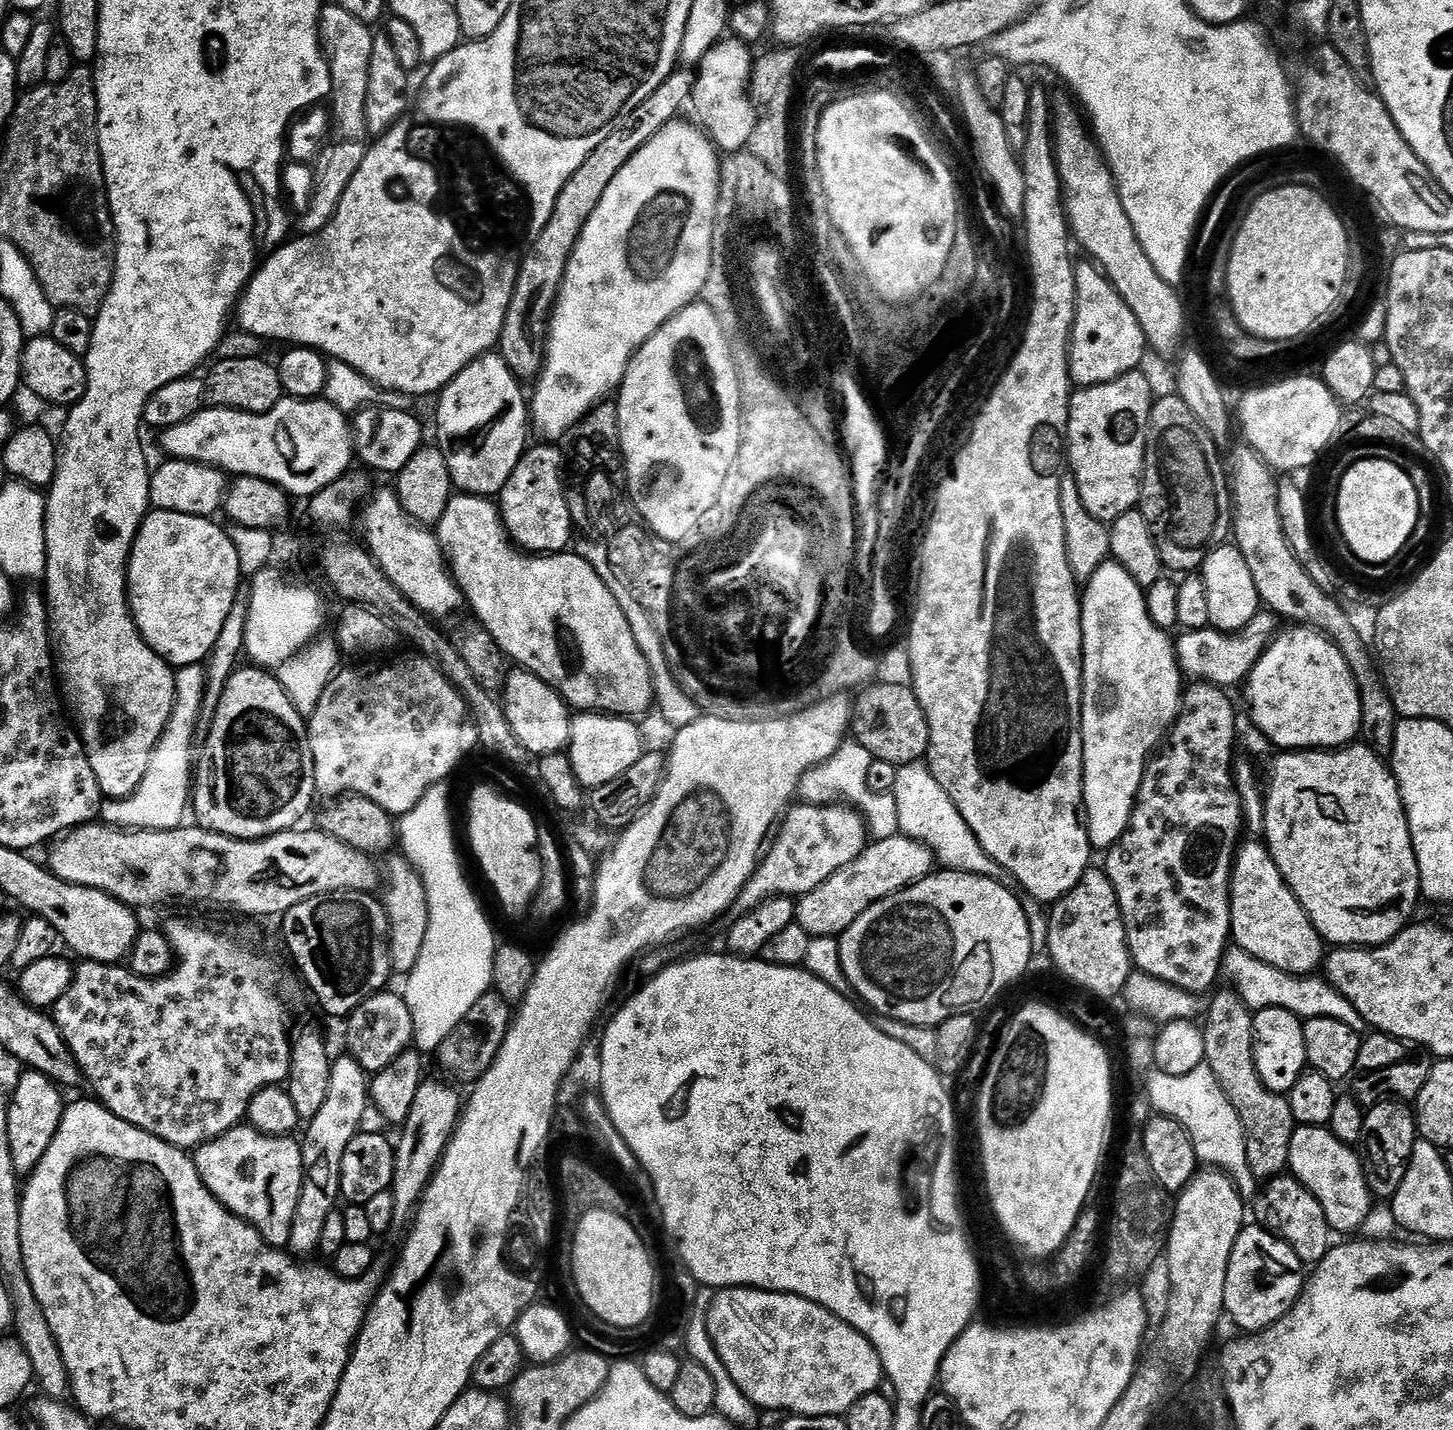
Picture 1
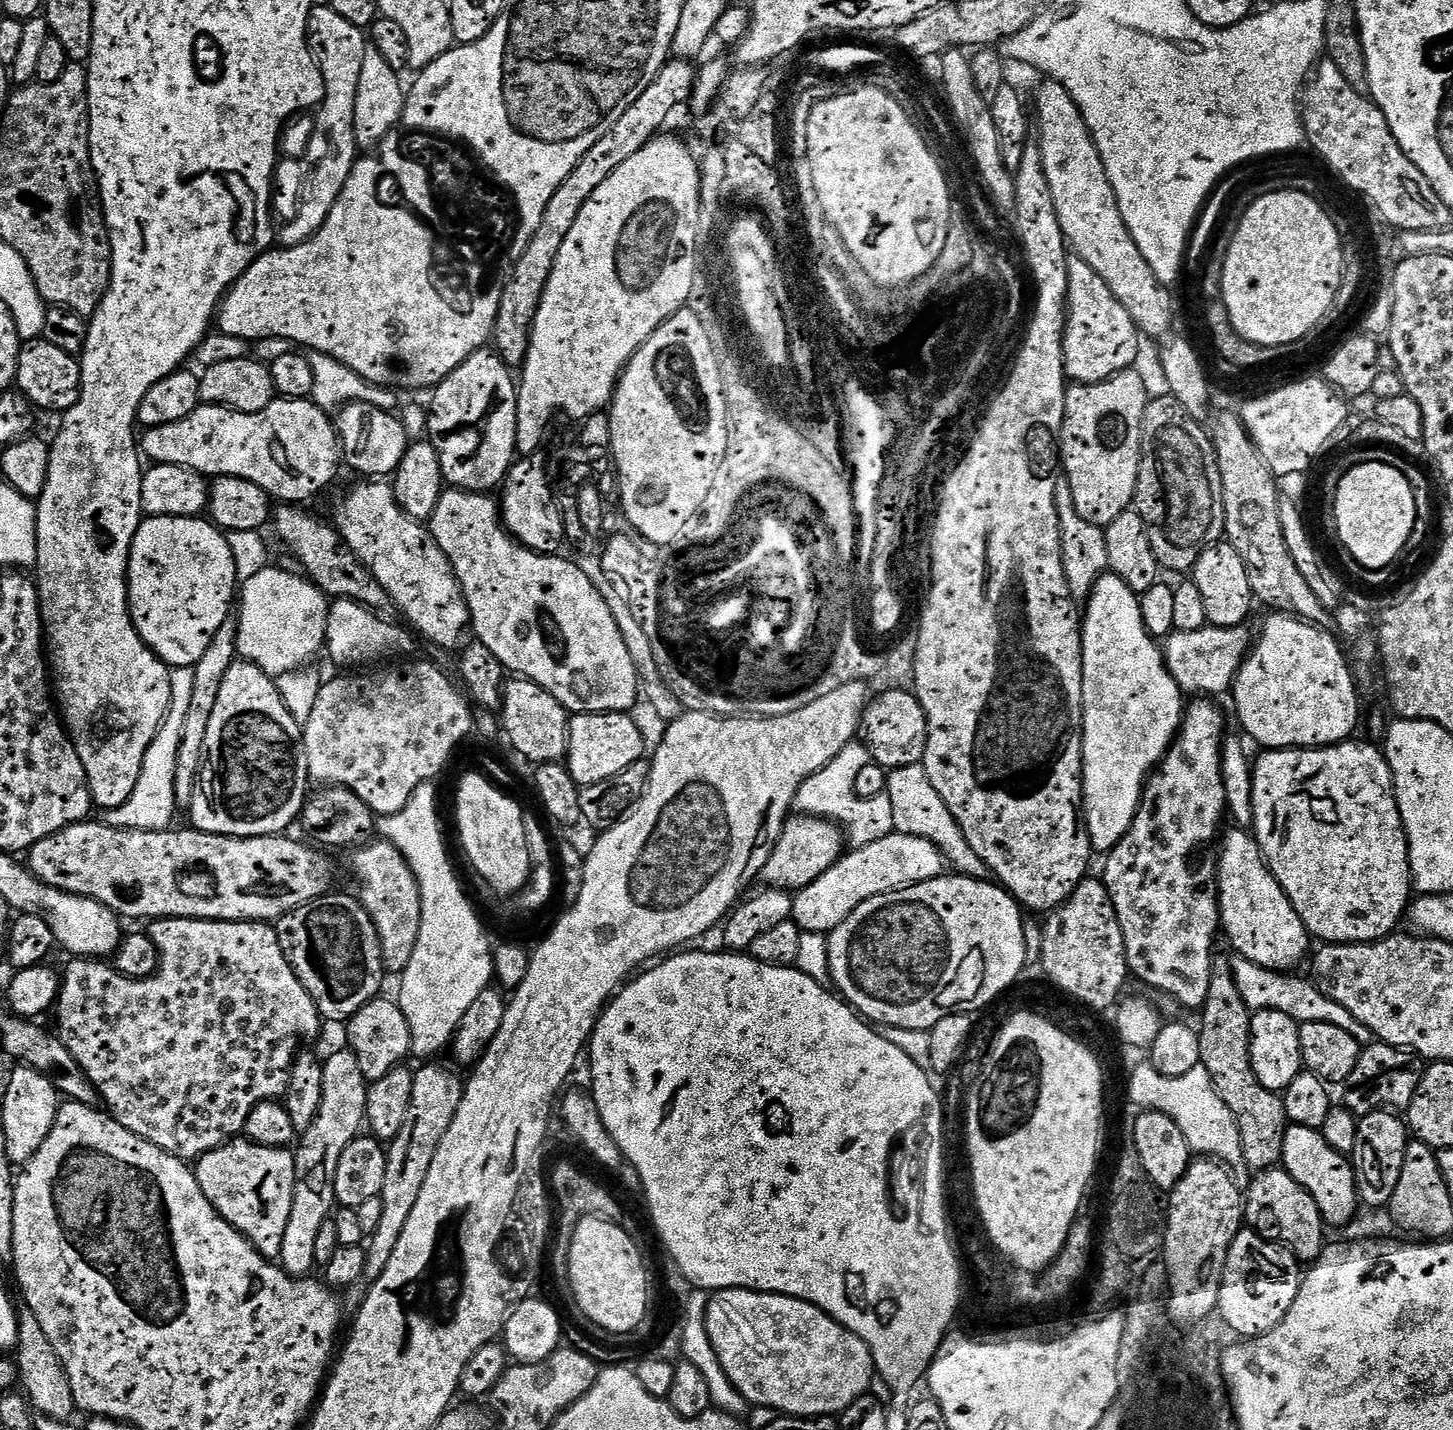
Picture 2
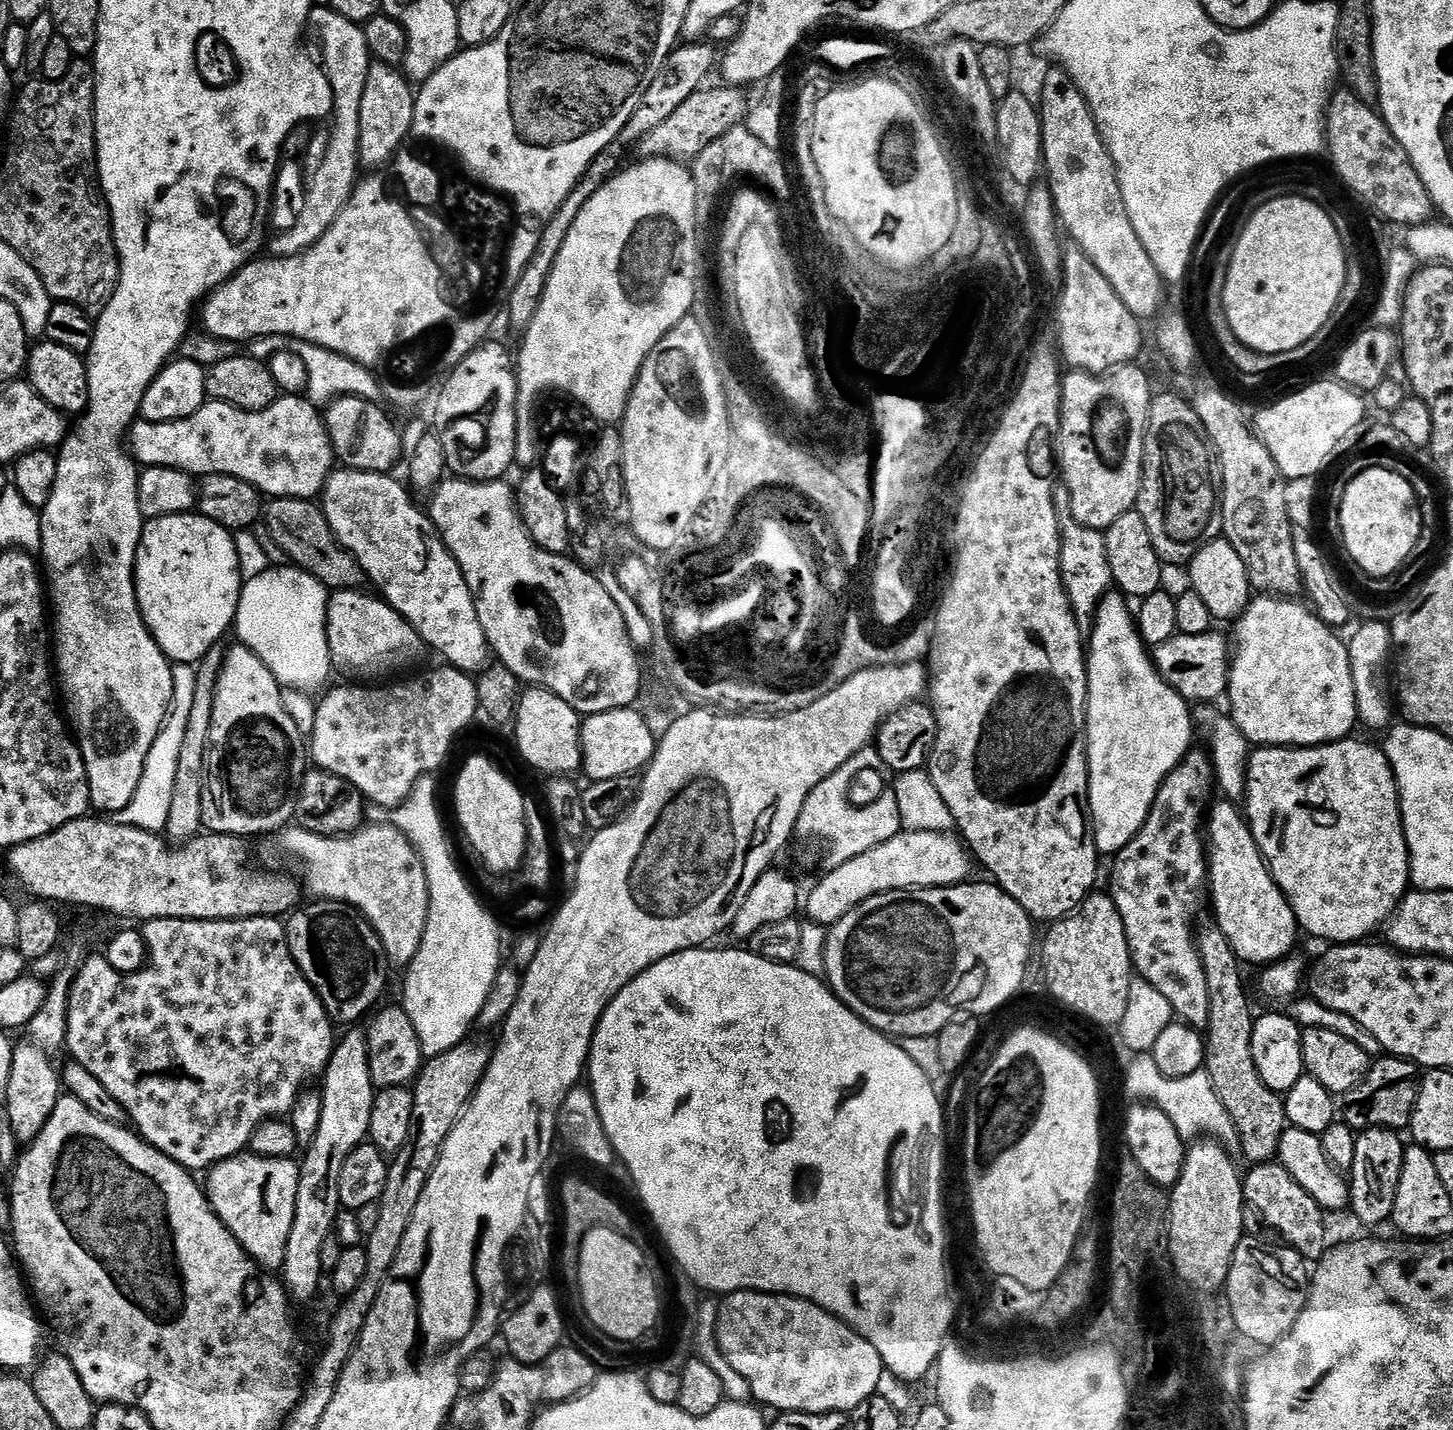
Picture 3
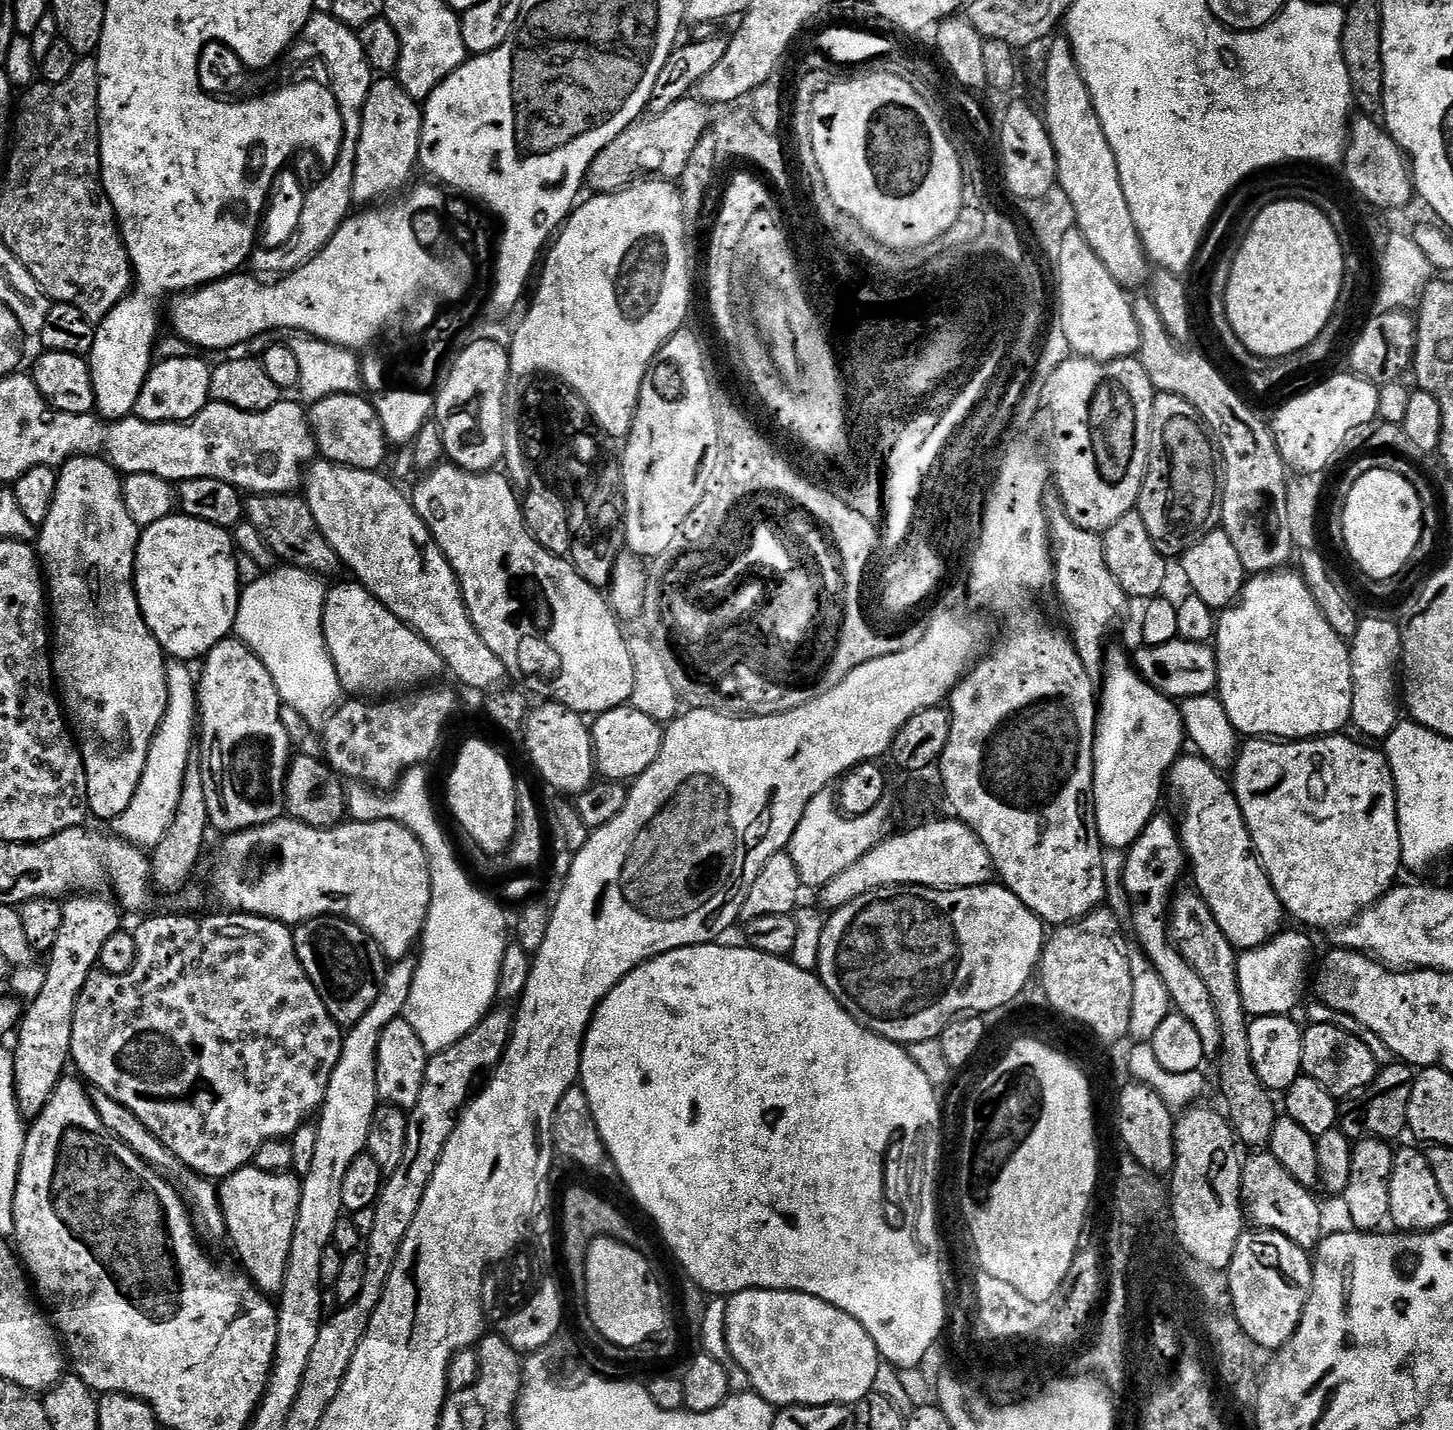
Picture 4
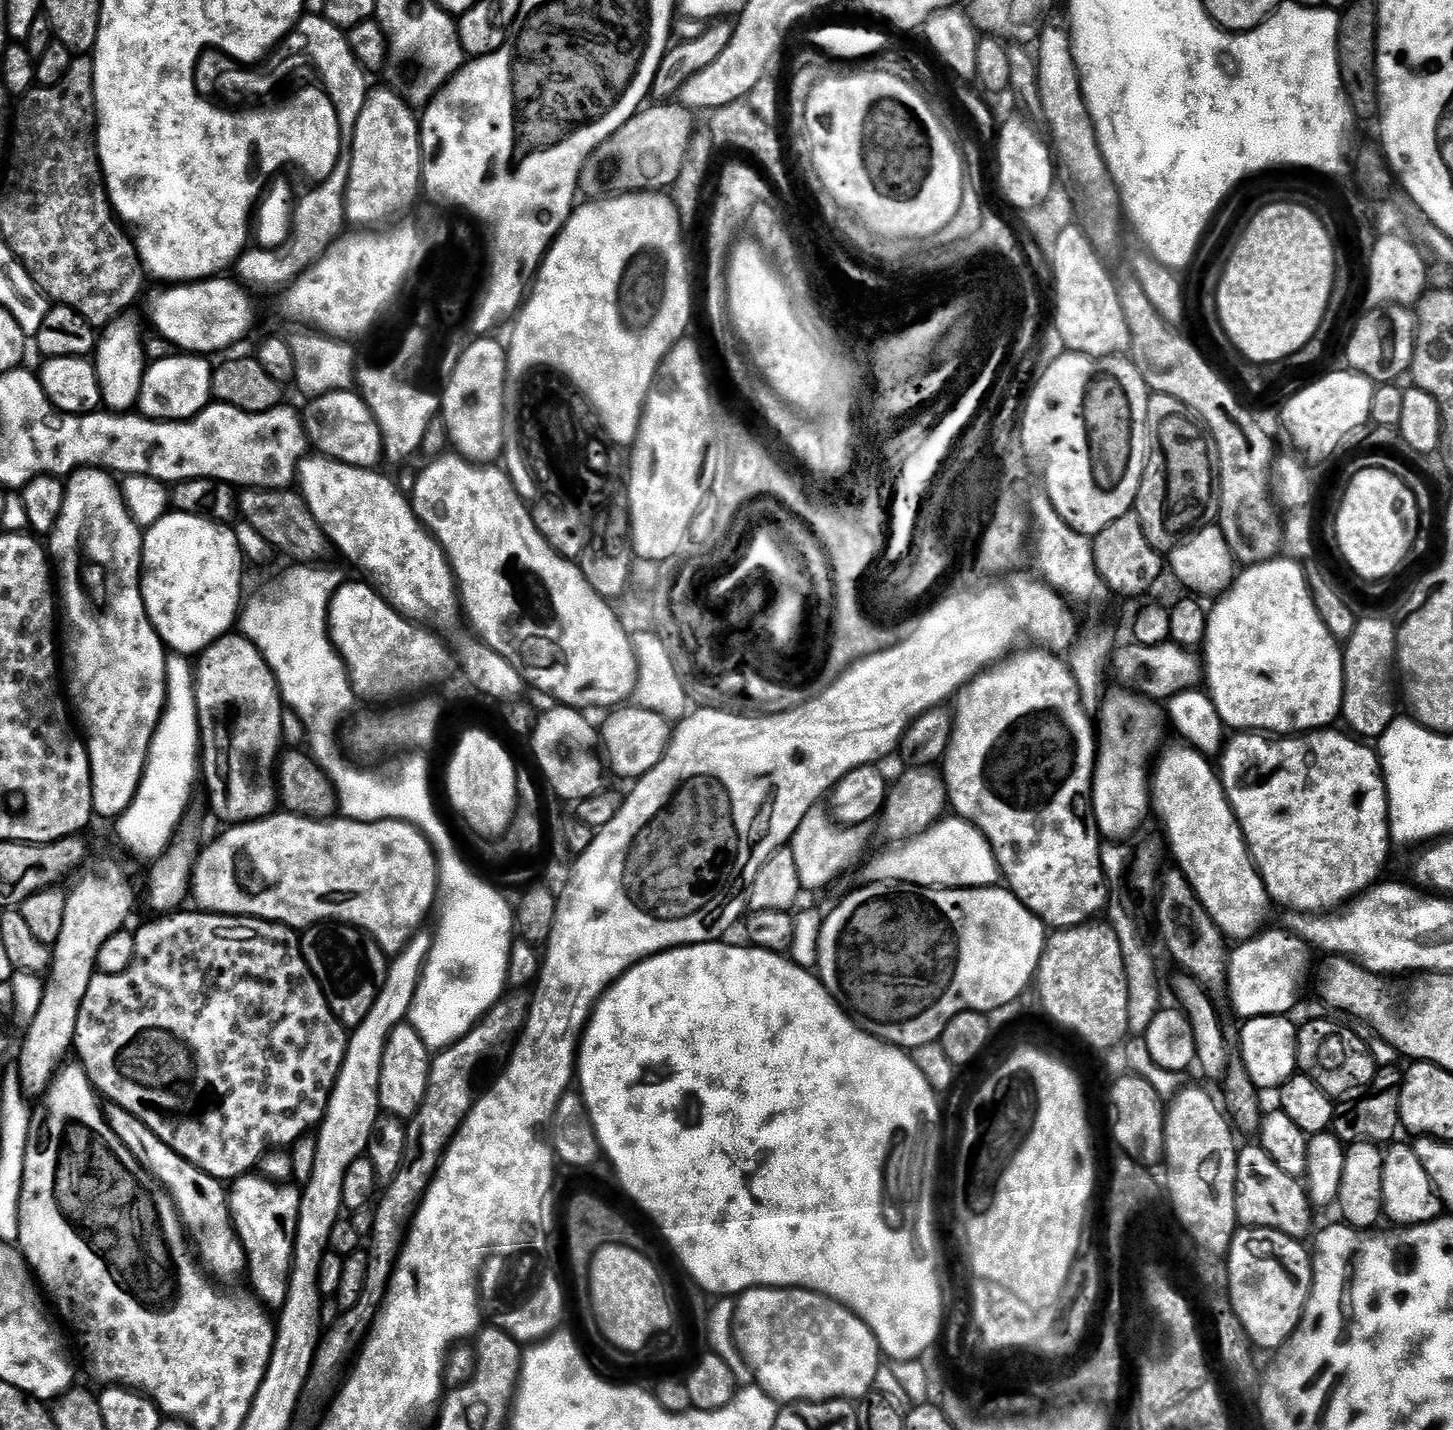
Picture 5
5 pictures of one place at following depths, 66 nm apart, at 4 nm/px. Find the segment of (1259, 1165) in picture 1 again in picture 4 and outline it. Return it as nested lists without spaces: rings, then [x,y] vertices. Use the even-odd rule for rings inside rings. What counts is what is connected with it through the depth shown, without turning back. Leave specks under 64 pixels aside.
[[[1195,890],[1183,892],[1181,891],[1170,905],[1170,938],[1179,948],[1180,956],[1186,958],[1186,962],[1195,970],[1198,978],[1202,978],[1206,982],[1206,990],[1210,990],[1210,998],[1216,1003],[1216,1013],[1220,1022],[1220,1047],[1222,1057],[1224,1056],[1224,1065],[1220,1068],[1220,1088],[1224,1091],[1225,1102],[1228,1103],[1229,1113],[1227,1112],[1227,1115],[1230,1117],[1236,1139],[1245,1149],[1248,1147],[1252,1148],[1248,1150],[1264,1150],[1272,1142],[1272,1135],[1278,1119],[1278,1113],[1276,1113],[1276,1108],[1278,1112],[1278,1104],[1277,1101],[1276,1104],[1272,1101],[1274,1099],[1273,1093],[1260,1081],[1252,1065],[1250,1034],[1248,1033],[1250,1017],[1244,1008],[1242,990],[1238,986],[1238,966],[1236,965],[1238,950],[1226,938],[1226,934],[1222,934],[1222,926],[1218,926],[1218,922],[1204,897]]]

